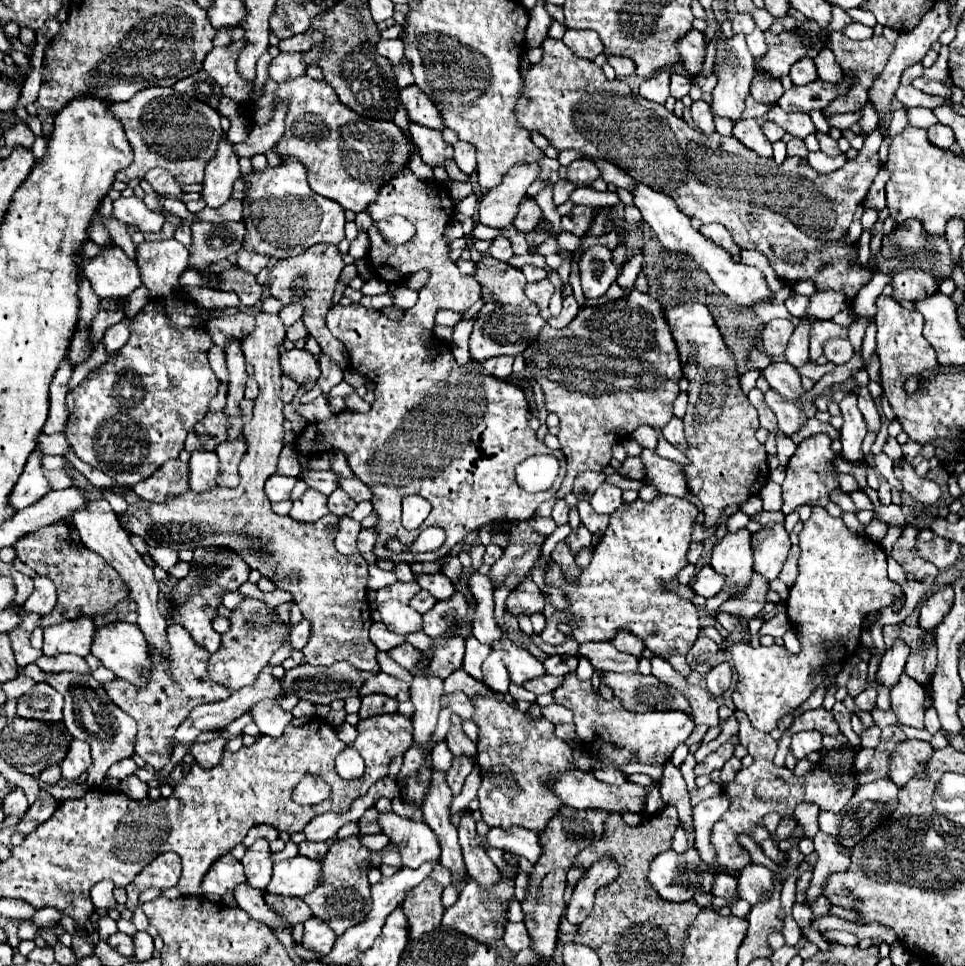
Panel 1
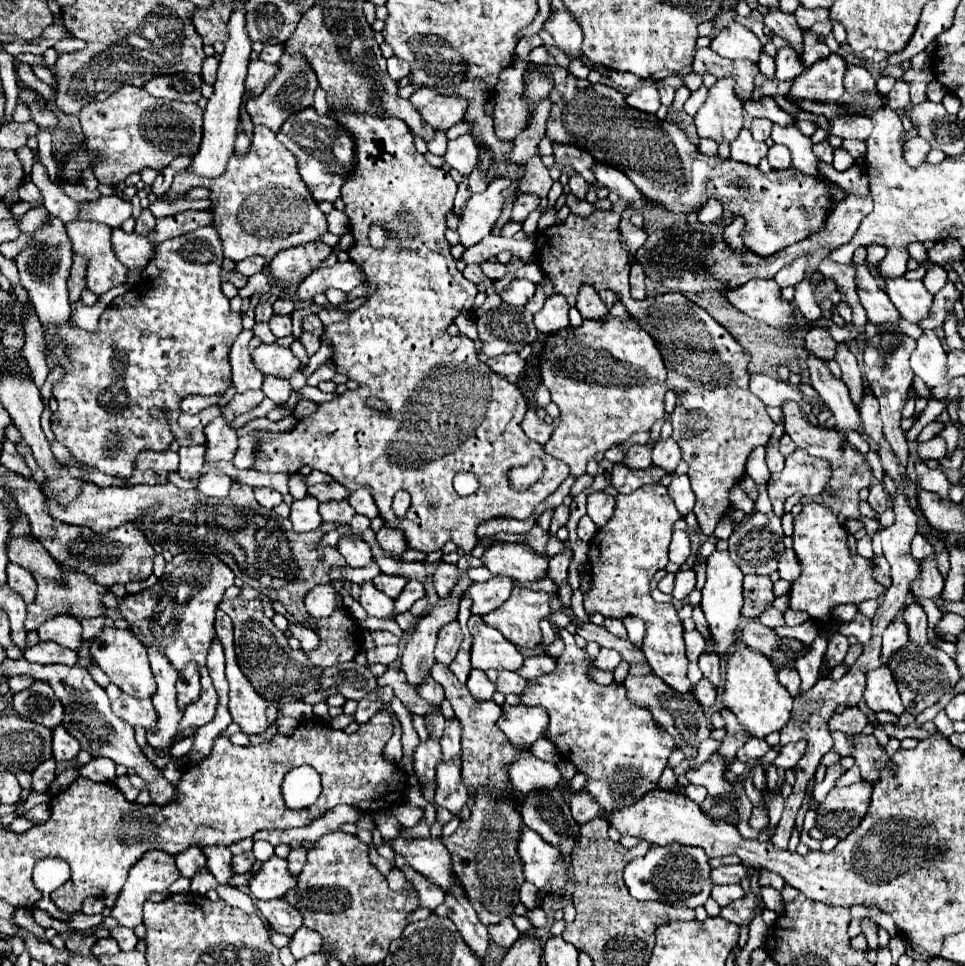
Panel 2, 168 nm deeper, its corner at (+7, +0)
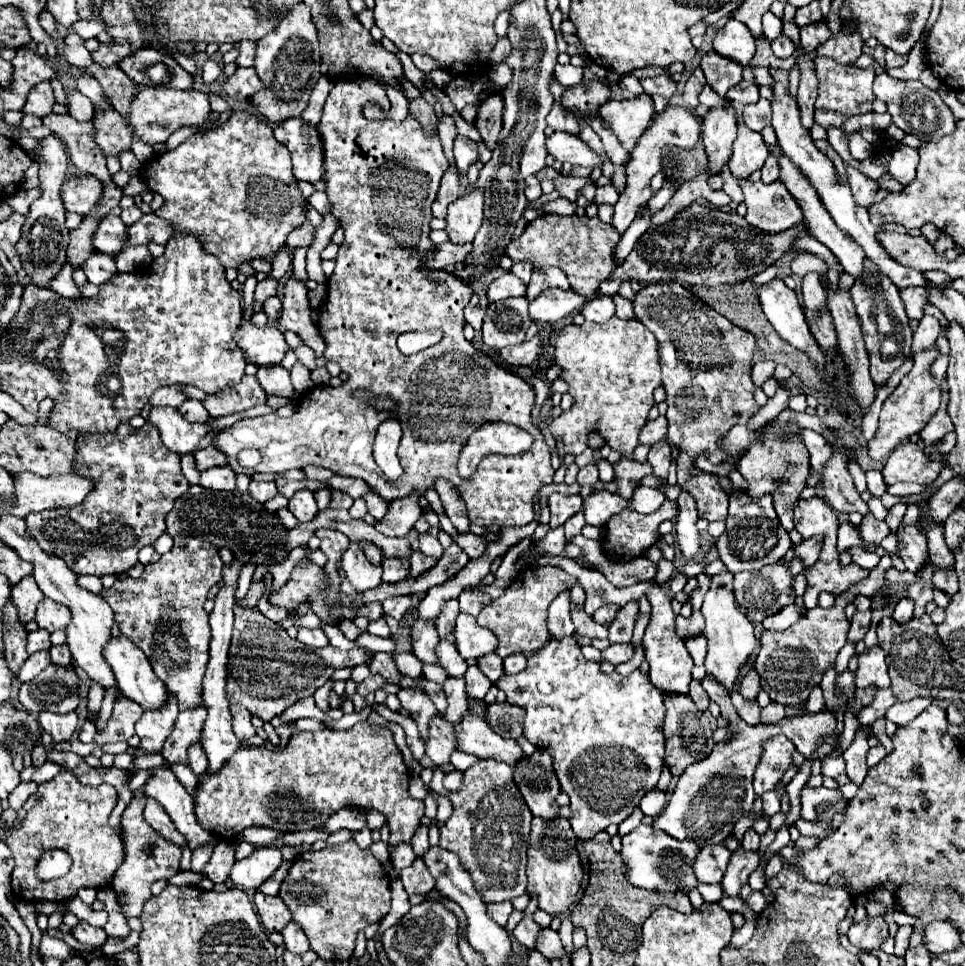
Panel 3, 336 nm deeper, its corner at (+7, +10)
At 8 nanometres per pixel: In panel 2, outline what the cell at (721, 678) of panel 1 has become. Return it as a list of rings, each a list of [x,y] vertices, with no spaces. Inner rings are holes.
[[[702,678],[702,680],[694,686],[694,698],[696,698],[702,706],[712,706],[714,700],[716,700],[716,690],[714,690],[714,686],[712,686],[706,678]]]

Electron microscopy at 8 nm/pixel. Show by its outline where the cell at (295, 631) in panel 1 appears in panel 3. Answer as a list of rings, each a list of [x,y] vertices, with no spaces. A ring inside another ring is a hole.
[[[298,628],[298,636],[296,636],[302,644],[310,646],[310,648],[324,648],[328,646],[328,638],[322,632],[322,628]]]

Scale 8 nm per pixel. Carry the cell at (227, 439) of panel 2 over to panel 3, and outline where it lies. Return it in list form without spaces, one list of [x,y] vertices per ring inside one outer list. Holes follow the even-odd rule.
[[[214,444],[194,452],[194,458],[196,458],[196,464],[198,464],[198,470],[208,470],[212,466],[224,466],[228,460],[224,456],[224,452],[218,452],[218,448],[214,448]]]

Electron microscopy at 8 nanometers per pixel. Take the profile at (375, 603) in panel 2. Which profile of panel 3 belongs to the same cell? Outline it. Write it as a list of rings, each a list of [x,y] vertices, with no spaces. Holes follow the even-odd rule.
[[[350,542],[348,550],[342,556],[342,570],[346,572],[350,584],[358,590],[358,592],[366,592],[372,588],[378,588],[382,584],[382,568],[374,566],[366,560],[366,556],[362,554],[362,550]]]

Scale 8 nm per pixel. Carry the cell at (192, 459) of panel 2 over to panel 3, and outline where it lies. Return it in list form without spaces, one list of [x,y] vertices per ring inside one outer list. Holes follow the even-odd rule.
[[[168,406],[152,408],[148,420],[160,430],[166,448],[170,448],[178,456],[196,452],[200,440],[210,432],[208,422],[204,424],[186,422],[176,408],[168,408]]]

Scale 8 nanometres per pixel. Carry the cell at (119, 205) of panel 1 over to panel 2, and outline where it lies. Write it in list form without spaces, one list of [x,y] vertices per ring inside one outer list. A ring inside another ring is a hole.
[[[116,194],[100,196],[92,202],[84,202],[78,212],[80,220],[94,220],[110,228],[120,228],[120,224],[130,216],[132,216],[132,204],[118,198]]]

